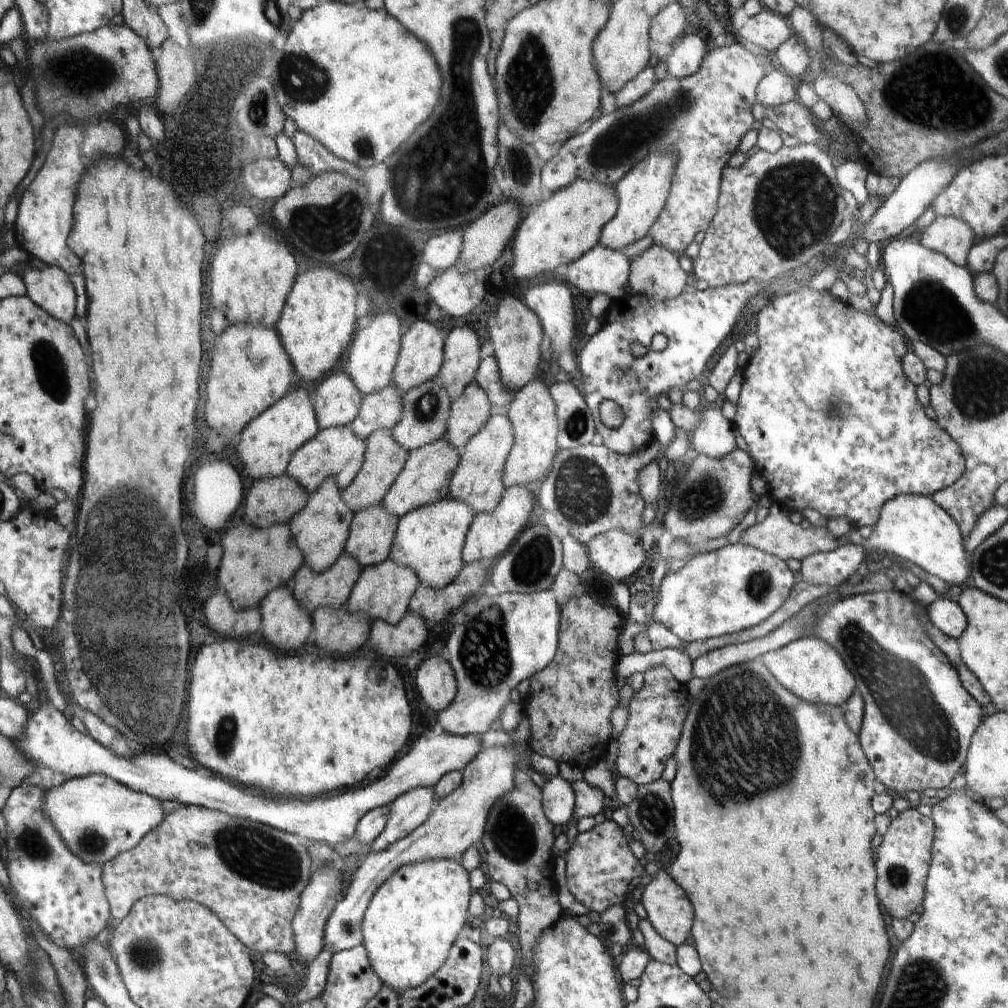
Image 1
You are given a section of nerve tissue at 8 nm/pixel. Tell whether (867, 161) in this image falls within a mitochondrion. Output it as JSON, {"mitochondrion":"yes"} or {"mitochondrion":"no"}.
{"mitochondrion":"no"}

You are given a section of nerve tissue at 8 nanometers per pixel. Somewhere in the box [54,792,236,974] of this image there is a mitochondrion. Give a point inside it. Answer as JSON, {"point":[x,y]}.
{"point":[90,840]}

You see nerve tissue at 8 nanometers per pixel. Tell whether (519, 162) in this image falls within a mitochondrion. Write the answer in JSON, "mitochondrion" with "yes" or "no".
{"mitochondrion":"yes"}

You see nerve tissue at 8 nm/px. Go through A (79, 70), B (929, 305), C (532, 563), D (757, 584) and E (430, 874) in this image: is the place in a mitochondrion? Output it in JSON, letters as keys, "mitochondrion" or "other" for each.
{"A":"mitochondrion","B":"mitochondrion","C":"mitochondrion","D":"mitochondrion","E":"other"}

